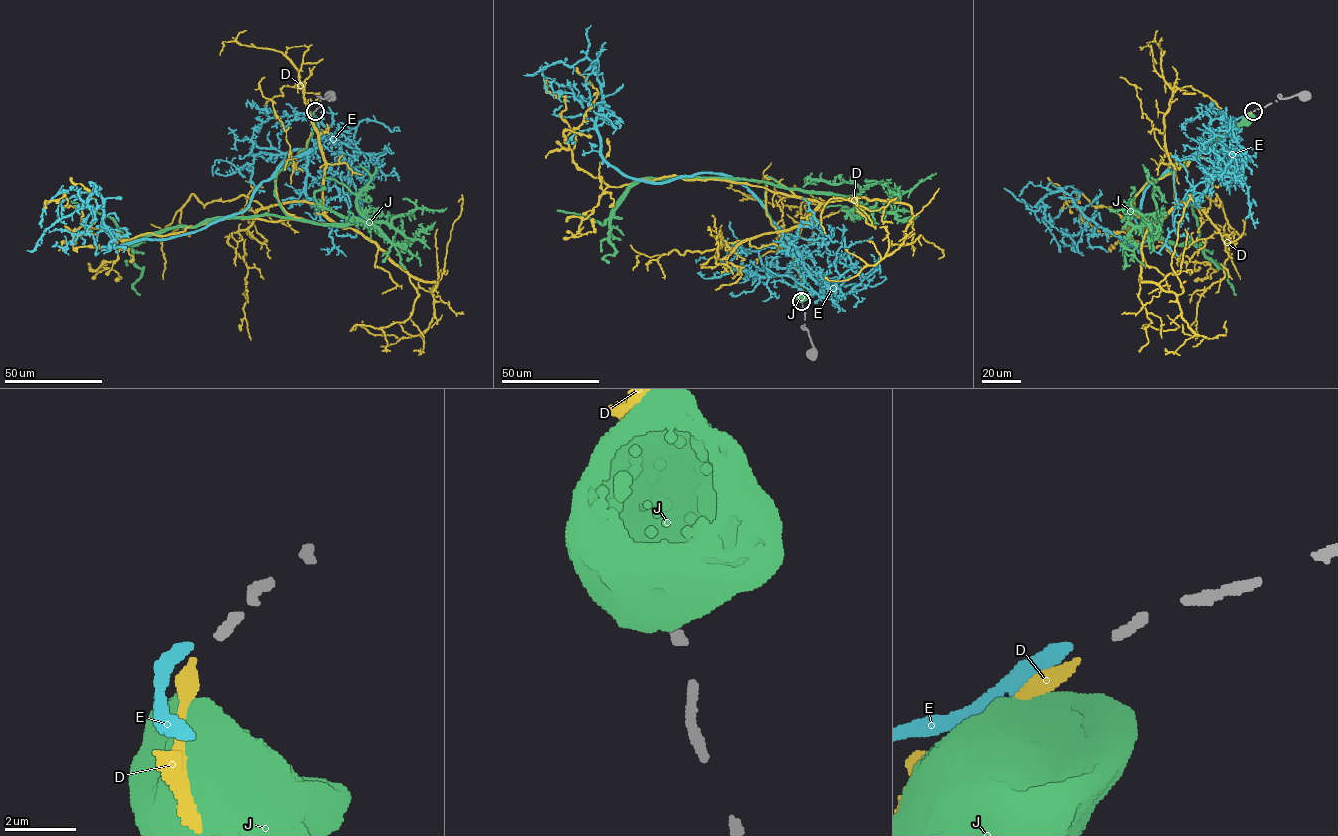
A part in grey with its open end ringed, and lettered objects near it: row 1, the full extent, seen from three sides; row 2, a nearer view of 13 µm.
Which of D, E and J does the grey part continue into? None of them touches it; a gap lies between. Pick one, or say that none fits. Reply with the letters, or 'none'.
none

